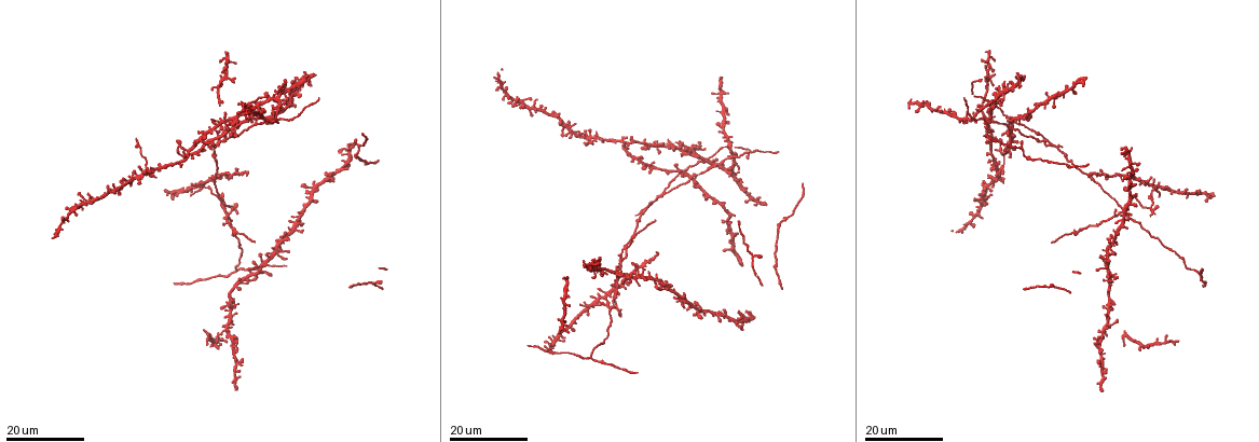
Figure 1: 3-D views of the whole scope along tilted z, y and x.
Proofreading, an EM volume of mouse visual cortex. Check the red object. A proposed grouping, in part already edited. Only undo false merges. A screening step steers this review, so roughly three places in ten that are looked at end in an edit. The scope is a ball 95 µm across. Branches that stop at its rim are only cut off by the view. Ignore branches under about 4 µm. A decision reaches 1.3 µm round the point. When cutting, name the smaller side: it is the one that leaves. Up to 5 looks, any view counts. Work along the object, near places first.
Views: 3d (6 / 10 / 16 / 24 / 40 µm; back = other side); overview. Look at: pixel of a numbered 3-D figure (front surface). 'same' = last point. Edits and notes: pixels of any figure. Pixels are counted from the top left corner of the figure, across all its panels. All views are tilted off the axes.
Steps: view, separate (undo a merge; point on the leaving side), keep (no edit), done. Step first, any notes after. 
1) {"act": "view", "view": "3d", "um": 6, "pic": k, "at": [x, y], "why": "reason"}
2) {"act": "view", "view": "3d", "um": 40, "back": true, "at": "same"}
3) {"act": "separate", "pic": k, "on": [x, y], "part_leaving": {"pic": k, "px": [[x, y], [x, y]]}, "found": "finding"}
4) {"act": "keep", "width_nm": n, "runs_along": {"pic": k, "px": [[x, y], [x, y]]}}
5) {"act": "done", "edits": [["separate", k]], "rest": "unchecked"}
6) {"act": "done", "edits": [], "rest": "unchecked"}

{"act": "view", "view": "3d", "um": 16, "pic": 1, "at": [1102, 330], "why": "branch point"}

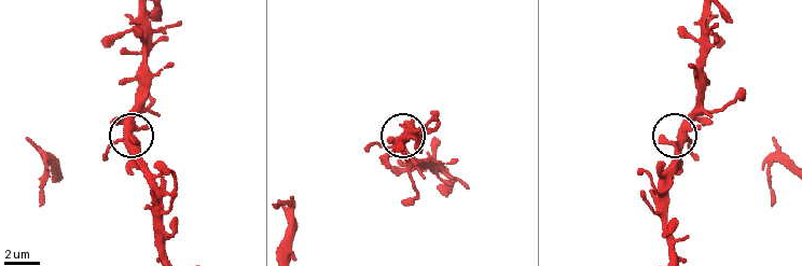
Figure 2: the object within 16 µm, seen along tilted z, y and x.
{"act": "view", "view": "3d", "um": 10, "pic": 2, "at": [683, 139]}

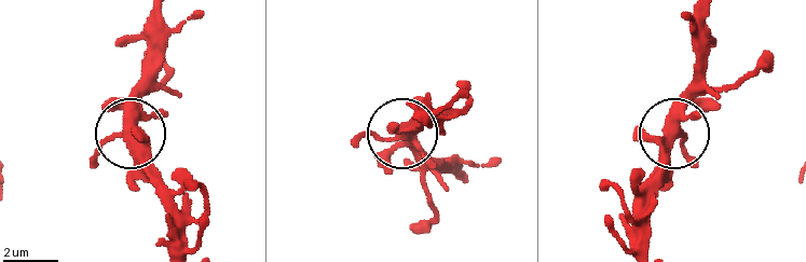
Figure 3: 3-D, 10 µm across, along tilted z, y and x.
{"act": "keep", "width_nm": 350, "runs_along": {"pic": 3, "px": [[709, 17], [702, 86], [669, 163], [653, 182]]}, "found": "one neuron here"}

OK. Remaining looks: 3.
{"act": "view", "view": "3d", "um": 16, "pic": 1, "at": [295, 227], "why": "three-way junction"}

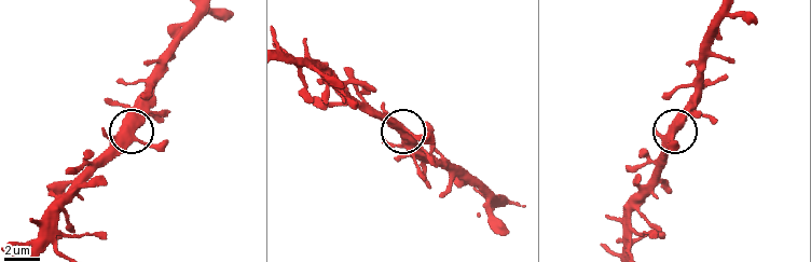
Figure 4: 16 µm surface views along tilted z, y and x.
{"act": "view", "view": "3d", "um": 10, "pic": 4, "at": [670, 136]}

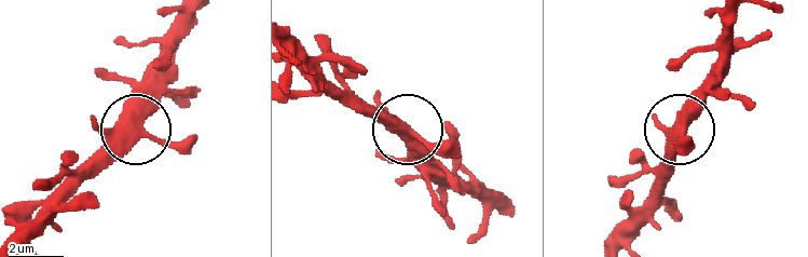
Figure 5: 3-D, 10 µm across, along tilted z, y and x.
{"act": "keep", "width_nm": 410, "found": "all the same neuron"}

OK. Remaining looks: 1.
{"act": "done", "edits": [], "rest": "unchecked"}

